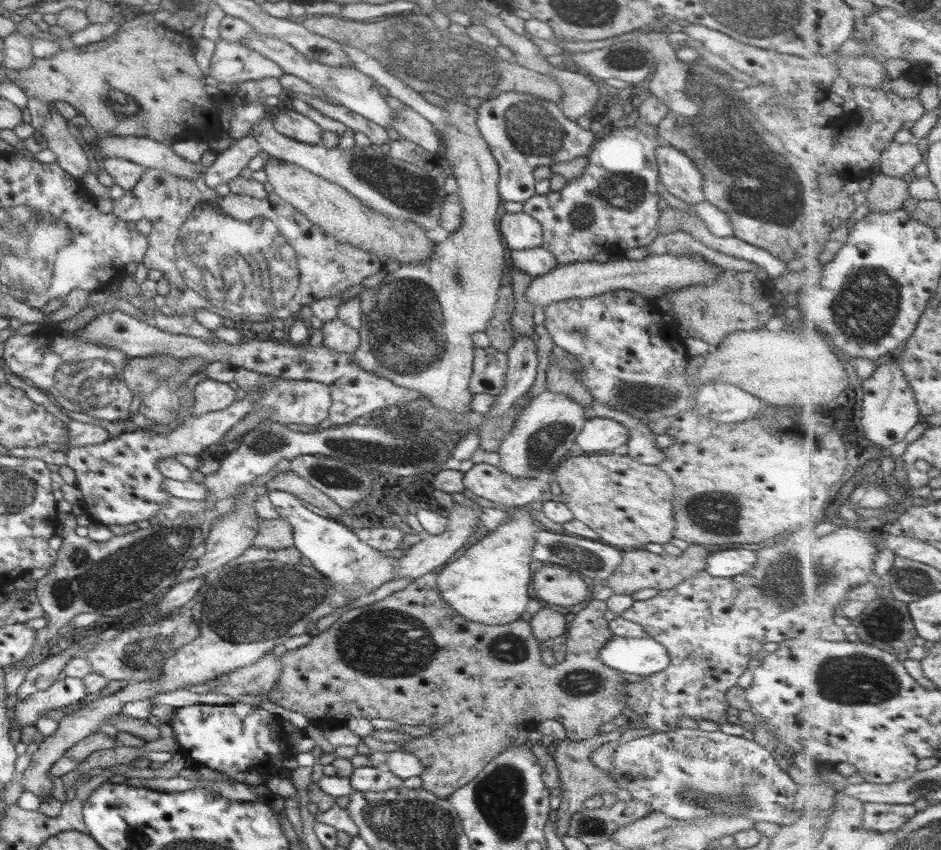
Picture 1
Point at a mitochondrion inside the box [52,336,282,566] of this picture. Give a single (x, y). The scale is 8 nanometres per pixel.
(143, 375)

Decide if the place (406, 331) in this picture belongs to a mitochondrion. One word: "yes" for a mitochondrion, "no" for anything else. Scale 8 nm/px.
yes

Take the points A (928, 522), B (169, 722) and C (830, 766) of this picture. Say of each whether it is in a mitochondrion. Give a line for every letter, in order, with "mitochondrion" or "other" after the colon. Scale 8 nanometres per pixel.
A: other
B: other
C: other

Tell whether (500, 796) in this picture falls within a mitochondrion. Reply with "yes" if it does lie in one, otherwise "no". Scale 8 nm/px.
yes

